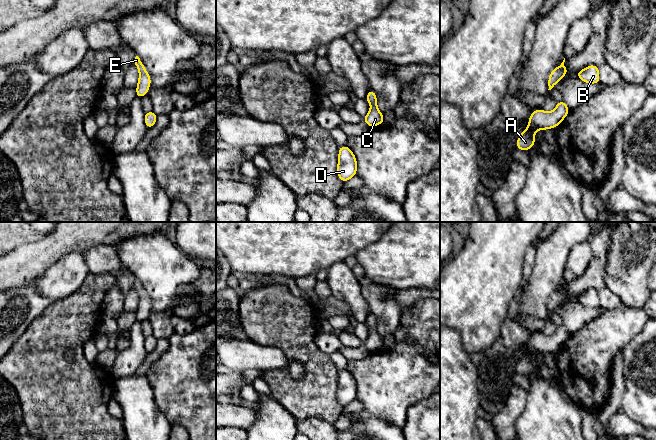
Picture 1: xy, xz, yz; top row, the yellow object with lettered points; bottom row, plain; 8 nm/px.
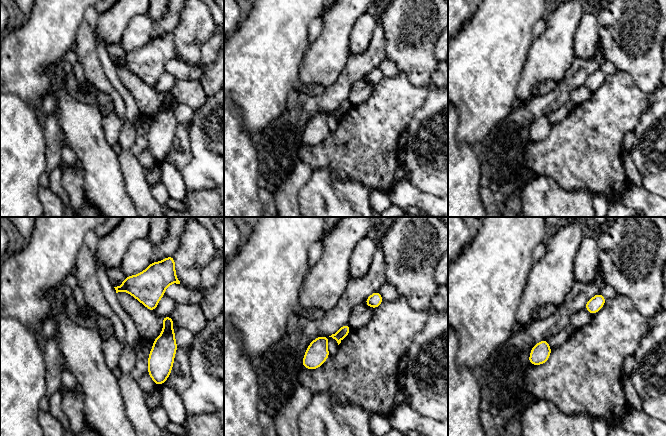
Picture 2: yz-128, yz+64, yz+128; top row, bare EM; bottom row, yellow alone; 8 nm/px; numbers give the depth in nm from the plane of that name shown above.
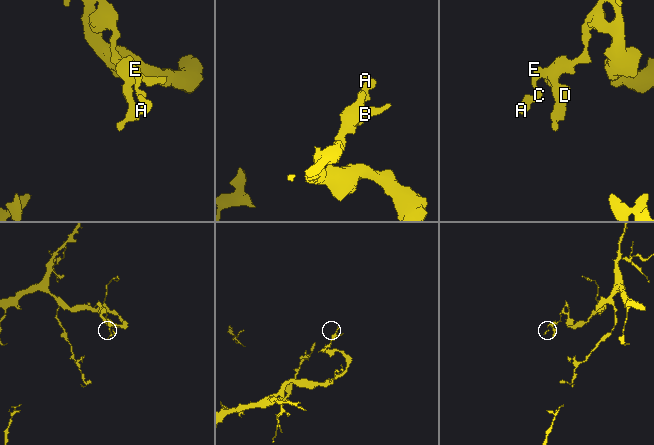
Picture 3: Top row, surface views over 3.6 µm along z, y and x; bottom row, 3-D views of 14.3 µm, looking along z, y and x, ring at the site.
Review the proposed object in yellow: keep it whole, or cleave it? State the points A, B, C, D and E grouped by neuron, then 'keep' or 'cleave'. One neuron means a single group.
A B C D E | keep

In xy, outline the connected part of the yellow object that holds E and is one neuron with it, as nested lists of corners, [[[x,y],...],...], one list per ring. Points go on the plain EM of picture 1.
[[[138,280],[135,281],[134,287],[139,296],[139,303],[136,311],[136,321],[142,322],[148,317],[149,311],[151,310],[151,302]]]

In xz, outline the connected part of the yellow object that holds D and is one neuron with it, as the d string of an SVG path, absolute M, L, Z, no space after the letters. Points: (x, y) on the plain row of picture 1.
M339 370L337 399L342 406L347 406L357 397L357 384L348 370Z

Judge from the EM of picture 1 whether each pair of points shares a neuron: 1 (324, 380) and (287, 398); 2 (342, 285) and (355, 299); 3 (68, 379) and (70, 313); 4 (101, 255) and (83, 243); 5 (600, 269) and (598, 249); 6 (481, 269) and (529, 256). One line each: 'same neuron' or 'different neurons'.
1: same neuron
2: same neuron
3: same neuron
4: different neurons
5: same neuron
6: different neurons

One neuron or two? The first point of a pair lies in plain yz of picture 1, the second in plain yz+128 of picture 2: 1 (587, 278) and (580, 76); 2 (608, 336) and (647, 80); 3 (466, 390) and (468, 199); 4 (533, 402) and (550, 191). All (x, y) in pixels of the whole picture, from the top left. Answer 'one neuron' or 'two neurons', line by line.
1: one neuron
2: two neurons
3: one neuron
4: one neuron

